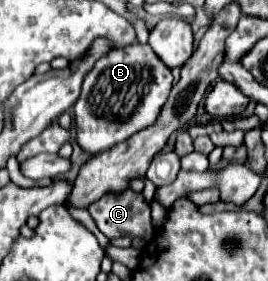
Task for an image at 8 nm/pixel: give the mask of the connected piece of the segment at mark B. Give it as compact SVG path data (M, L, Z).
M137 42L131 48L111 50L107 56L101 56L85 74L81 94L73 106L79 146L89 154L99 154L151 126L157 120L171 86L171 70L163 68L163 62L147 44Z

